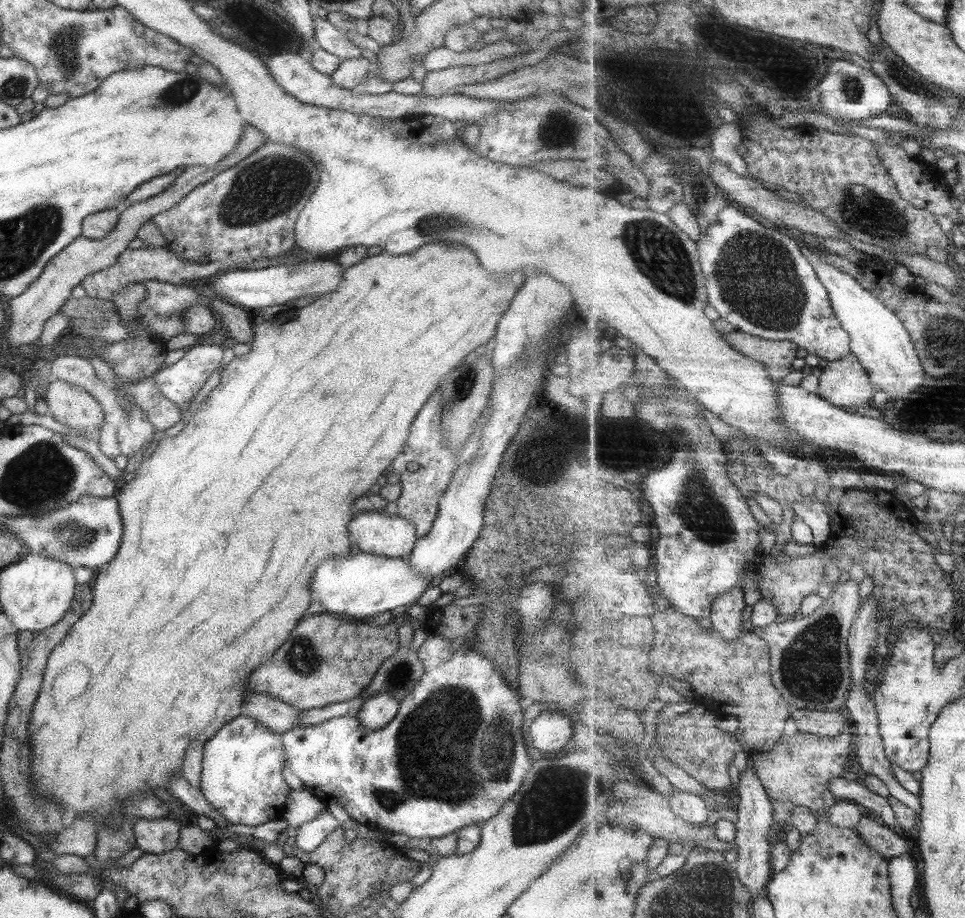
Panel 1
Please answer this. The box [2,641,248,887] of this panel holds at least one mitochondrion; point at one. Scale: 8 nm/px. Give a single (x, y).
(113, 802)

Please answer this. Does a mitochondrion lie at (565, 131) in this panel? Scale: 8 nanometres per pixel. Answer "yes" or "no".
yes

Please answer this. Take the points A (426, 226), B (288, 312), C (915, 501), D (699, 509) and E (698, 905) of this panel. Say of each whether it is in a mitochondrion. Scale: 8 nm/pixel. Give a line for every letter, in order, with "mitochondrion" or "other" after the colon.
A: mitochondrion
B: other
C: other
D: mitochondrion
E: mitochondrion

